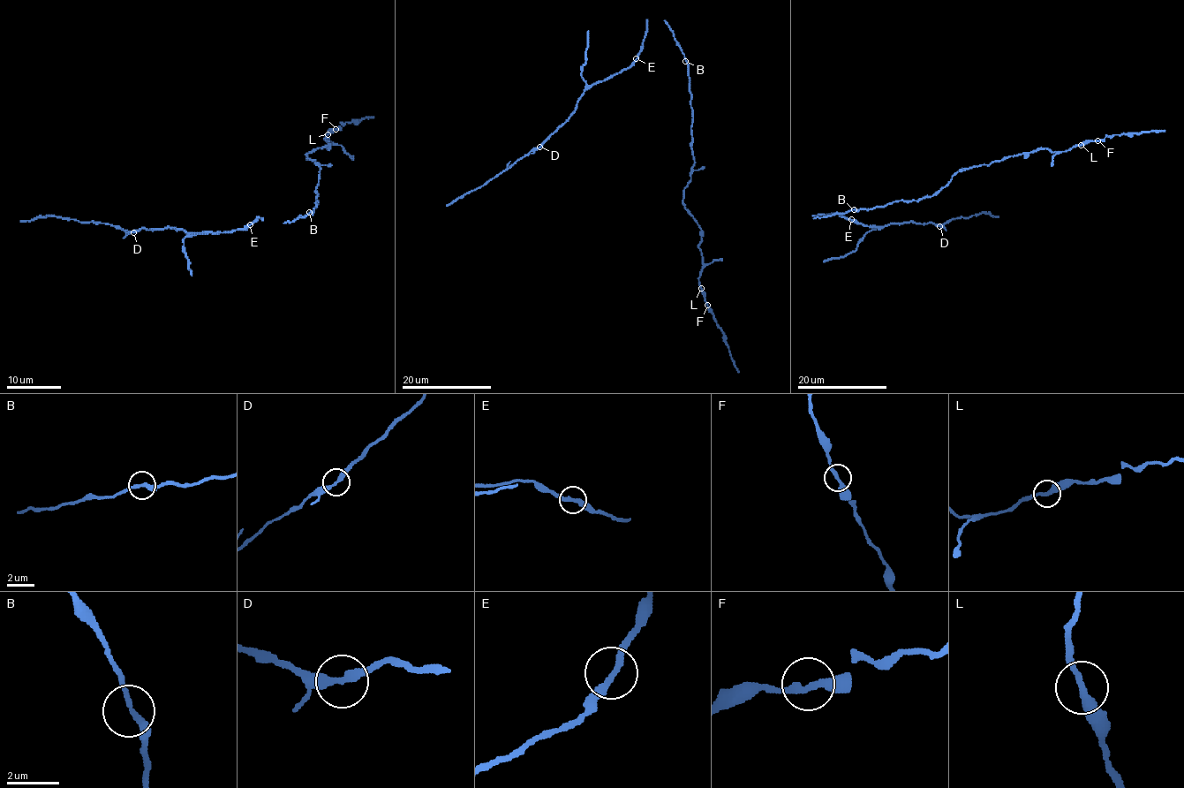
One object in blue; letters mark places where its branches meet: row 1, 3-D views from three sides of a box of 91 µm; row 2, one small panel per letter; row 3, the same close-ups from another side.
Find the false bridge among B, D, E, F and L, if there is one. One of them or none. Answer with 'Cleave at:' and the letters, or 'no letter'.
Cleave at: no letter

